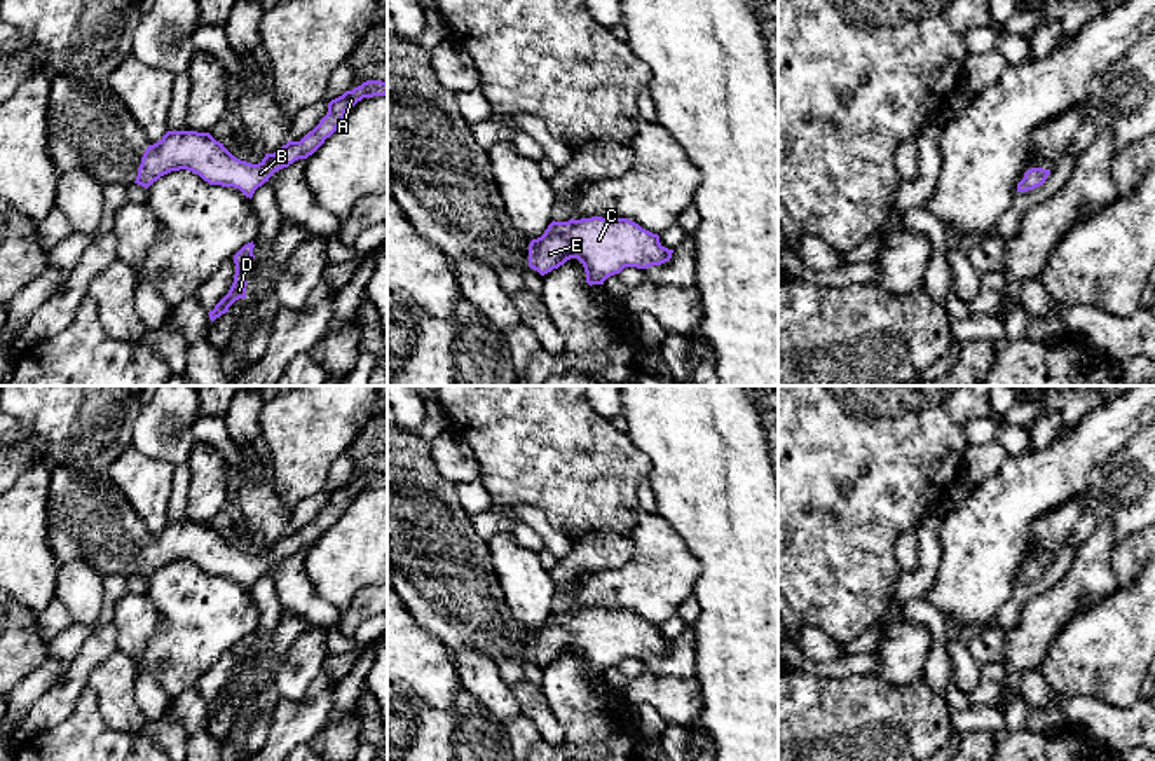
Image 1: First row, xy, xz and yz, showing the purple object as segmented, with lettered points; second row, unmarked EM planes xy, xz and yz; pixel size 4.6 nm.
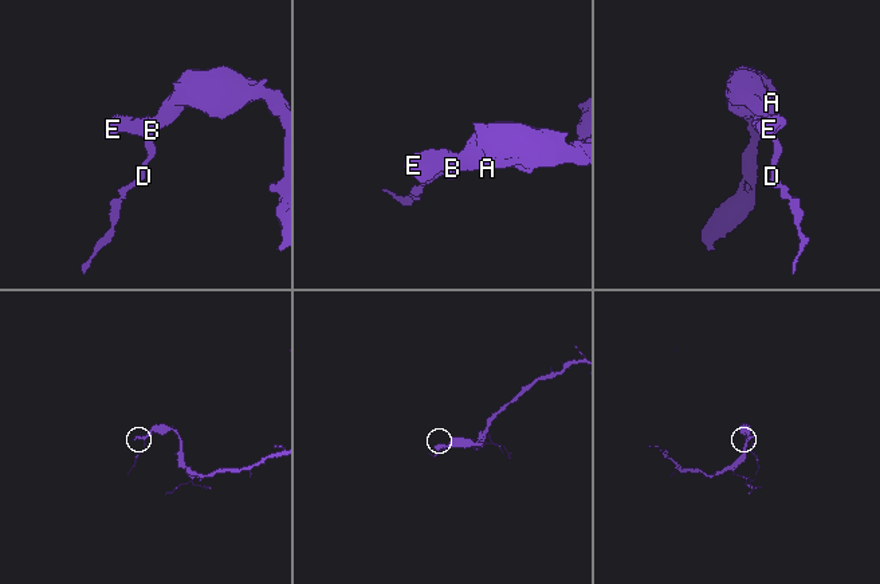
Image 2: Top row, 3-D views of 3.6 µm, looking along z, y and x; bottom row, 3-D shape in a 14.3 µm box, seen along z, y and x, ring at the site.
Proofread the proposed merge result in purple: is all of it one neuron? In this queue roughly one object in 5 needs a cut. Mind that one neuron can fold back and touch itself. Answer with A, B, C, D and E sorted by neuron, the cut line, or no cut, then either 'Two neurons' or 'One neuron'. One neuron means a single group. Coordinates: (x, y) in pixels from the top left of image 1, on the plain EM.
Groups: A B C D E. No split. One neuron

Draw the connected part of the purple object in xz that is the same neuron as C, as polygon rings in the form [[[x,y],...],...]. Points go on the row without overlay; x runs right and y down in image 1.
[[[581,609],[551,613],[544,625],[529,635],[529,658],[541,667],[578,649],[586,674],[604,675],[625,658],[647,660],[672,649],[673,641],[660,634],[660,627],[628,609]]]

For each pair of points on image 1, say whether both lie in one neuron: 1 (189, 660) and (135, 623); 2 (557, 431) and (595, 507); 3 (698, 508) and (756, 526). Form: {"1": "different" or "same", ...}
{"1": "different", "2": "same", "3": "same"}

